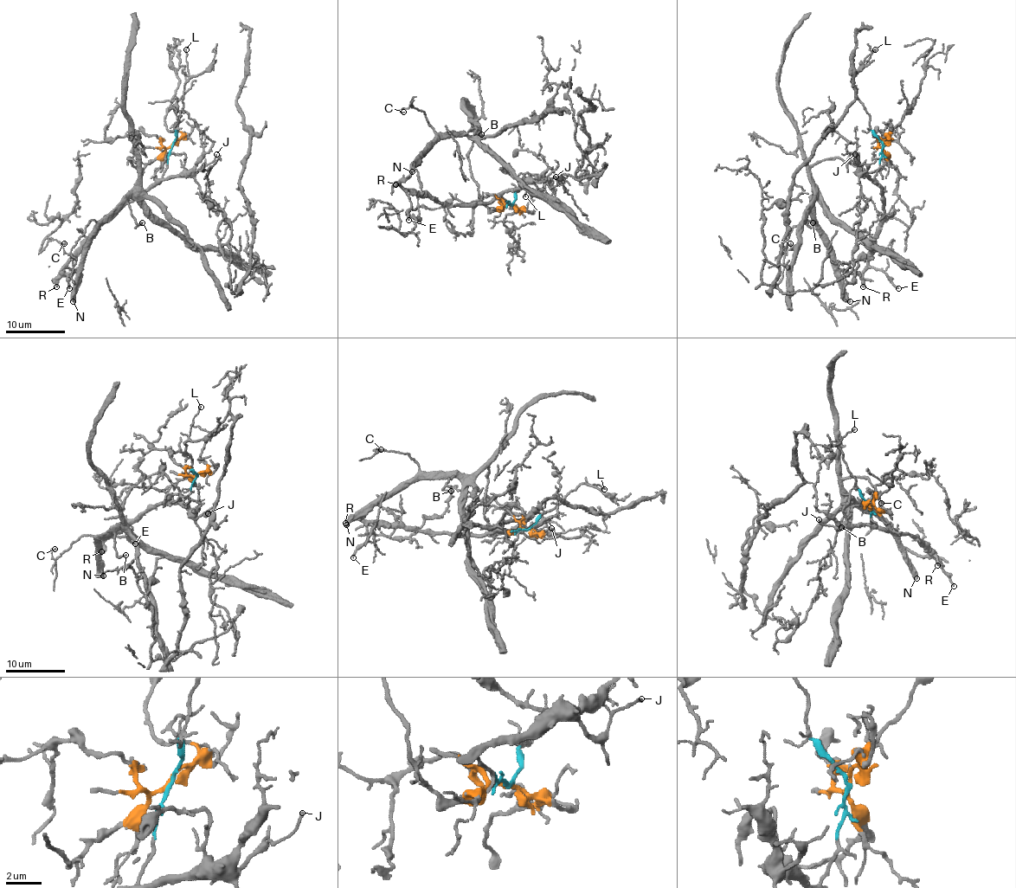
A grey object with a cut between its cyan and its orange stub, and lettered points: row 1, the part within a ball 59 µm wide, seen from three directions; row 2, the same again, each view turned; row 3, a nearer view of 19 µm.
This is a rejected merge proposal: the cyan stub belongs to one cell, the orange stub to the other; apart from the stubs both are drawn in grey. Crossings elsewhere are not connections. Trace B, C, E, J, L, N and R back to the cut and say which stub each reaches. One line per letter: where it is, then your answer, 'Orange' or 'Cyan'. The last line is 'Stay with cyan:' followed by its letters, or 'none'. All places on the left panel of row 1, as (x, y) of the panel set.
B: Place: (142, 222). Orange
C: Place: (64, 243). Orange
E: Place: (69, 288). Cyan
J: Place: (216, 154). Cyan
L: Place: (186, 49). Cyan
N: Place: (73, 301). Orange
R: Place: (56, 286). Cyan
Stay with cyan: E, J, L, R

